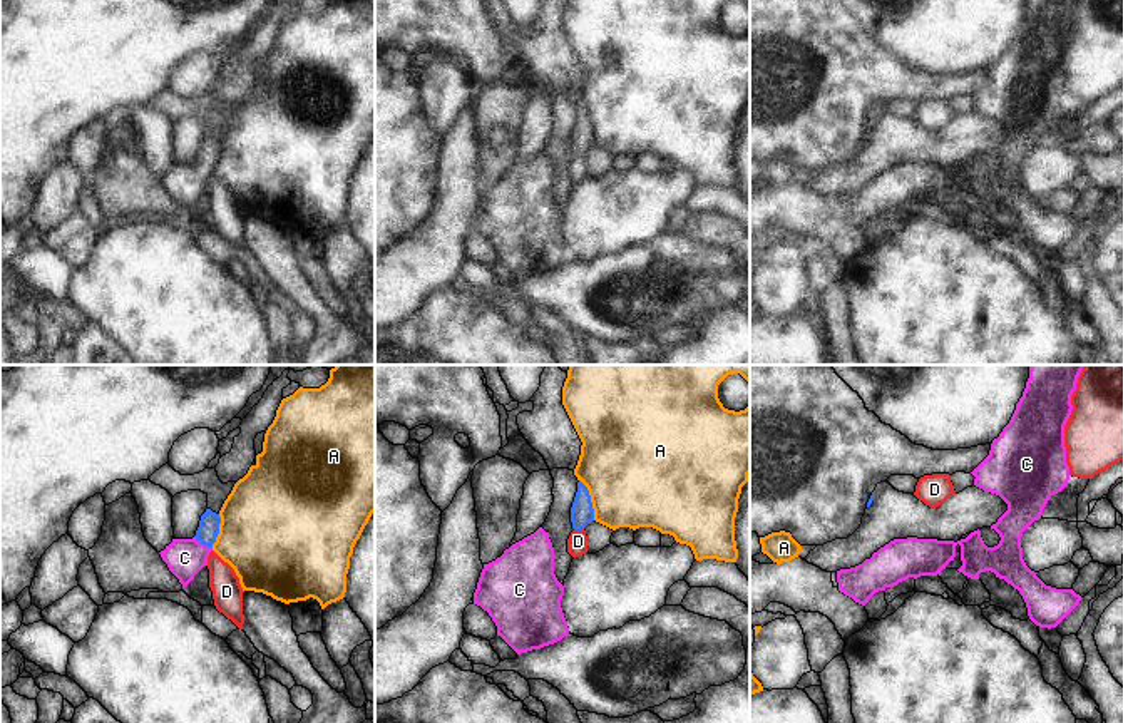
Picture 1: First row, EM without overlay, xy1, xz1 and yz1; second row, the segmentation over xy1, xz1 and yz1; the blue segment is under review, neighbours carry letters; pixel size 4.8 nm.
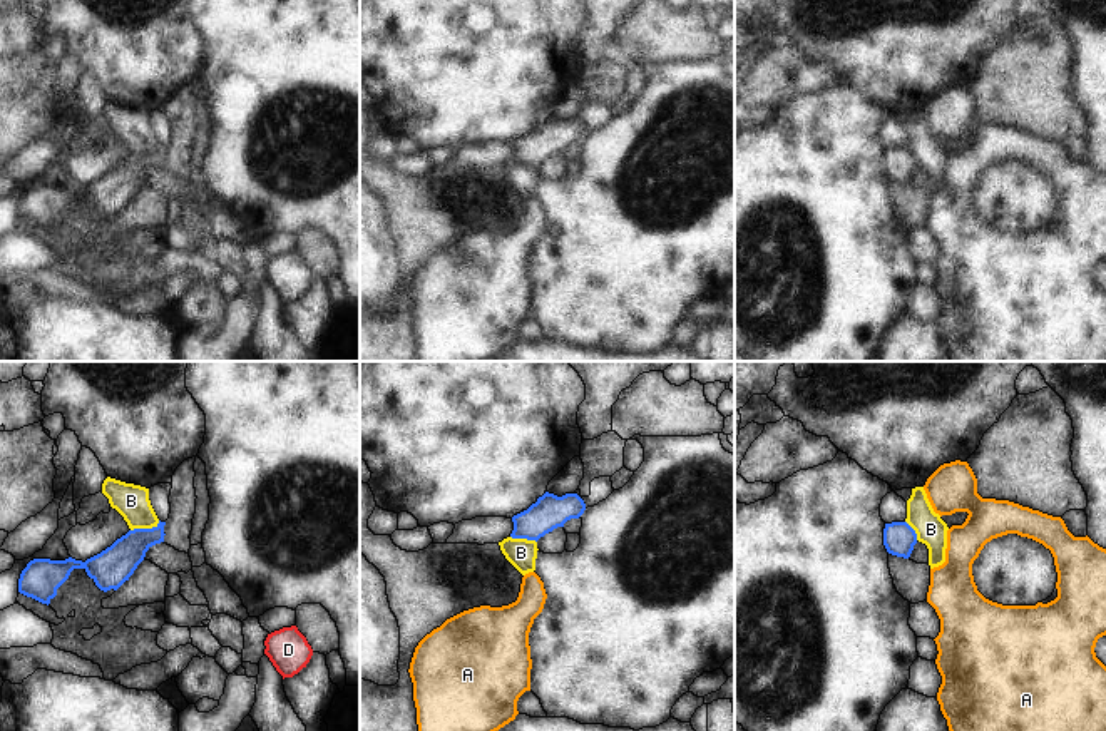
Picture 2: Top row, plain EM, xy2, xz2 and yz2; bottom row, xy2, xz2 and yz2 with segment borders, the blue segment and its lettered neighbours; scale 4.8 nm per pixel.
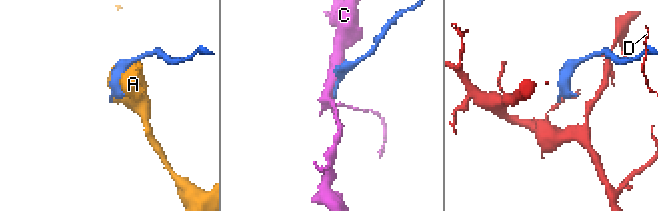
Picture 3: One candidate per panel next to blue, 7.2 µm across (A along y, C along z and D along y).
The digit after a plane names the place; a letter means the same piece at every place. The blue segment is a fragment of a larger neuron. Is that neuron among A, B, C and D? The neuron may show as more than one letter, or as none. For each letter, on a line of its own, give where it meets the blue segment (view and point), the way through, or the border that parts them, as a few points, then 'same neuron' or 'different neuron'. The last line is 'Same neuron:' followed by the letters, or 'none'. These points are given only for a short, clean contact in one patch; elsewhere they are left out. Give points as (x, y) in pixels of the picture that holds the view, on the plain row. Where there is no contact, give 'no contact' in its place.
A: meets blue in xz1 at (589, 124); different neuron
B: meets blue in xy2 at (144, 154); border along xy2 (159, 146), (151, 153), (134, 153), (131, 156); different neuron
C: meets blue in xy1 at (203, 168); runs through xy1 (208, 154), (203, 168), (184, 183); same neuron
D: meets blue in xz1 at (578, 154); different neuron
Same neuron: C

